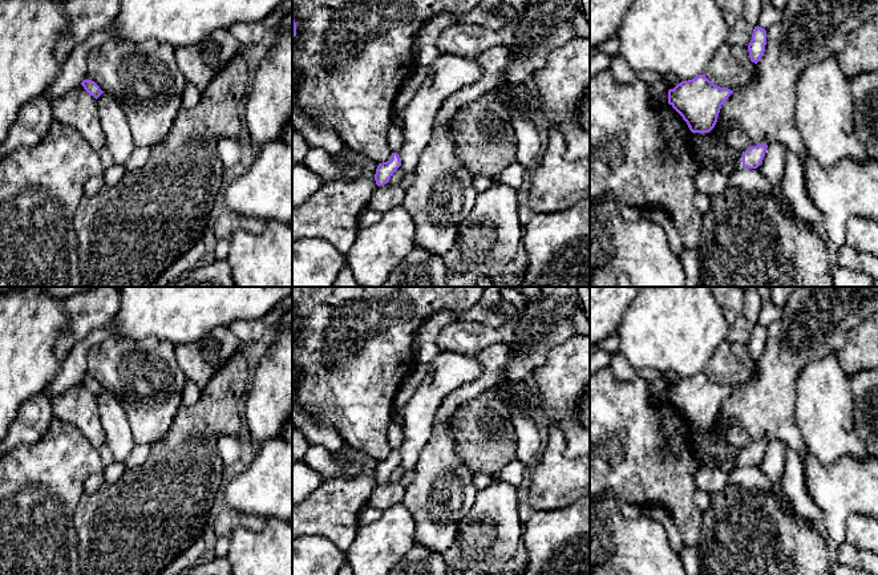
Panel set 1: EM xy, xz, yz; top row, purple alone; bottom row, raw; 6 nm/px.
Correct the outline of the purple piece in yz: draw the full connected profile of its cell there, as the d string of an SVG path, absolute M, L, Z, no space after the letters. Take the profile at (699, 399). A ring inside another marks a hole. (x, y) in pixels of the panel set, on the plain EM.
M699 372L669 386L668 401L683 414L693 430L692 449L699 461L731 461L735 469L728 485L773 493L788 513L796 513L780 483L770 482L757 467L770 440L761 440L752 442L745 449L737 449L708 432L717 420L721 402L732 390L733 388L728 385L715 382L705 372Z

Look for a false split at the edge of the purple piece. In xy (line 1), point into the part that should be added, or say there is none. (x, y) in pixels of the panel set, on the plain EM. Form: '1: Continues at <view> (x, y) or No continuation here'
1: No continuation here

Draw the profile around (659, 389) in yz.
M656 380L651 382L650 390L655 404L664 404L668 401L668 385L664 380Z

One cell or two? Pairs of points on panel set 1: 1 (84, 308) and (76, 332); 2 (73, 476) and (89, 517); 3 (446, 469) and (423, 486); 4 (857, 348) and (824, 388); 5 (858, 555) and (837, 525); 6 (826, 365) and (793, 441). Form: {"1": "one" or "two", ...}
{"1": "one", "2": "two", "3": "one", "4": "two", "5": "two", "6": "two"}

